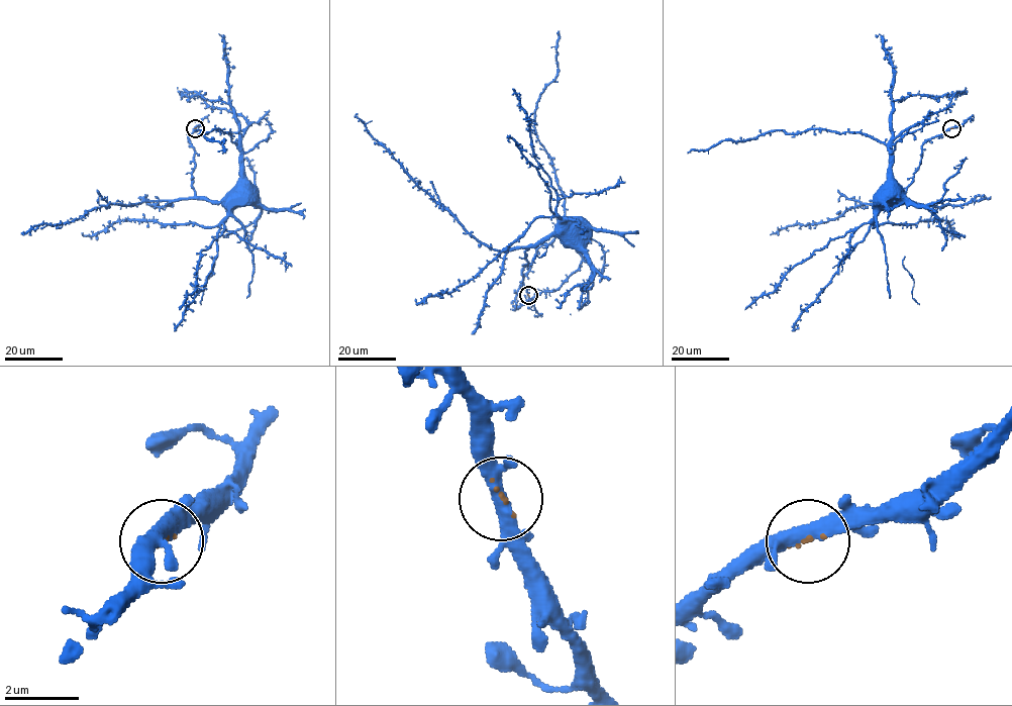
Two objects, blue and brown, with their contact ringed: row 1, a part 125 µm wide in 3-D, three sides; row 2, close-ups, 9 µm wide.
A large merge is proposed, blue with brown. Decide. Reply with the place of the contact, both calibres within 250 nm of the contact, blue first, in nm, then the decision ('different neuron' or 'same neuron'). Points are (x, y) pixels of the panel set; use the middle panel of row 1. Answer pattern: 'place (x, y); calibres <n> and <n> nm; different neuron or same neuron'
place (528, 295); calibres 320 and 70 nm; same neuron

